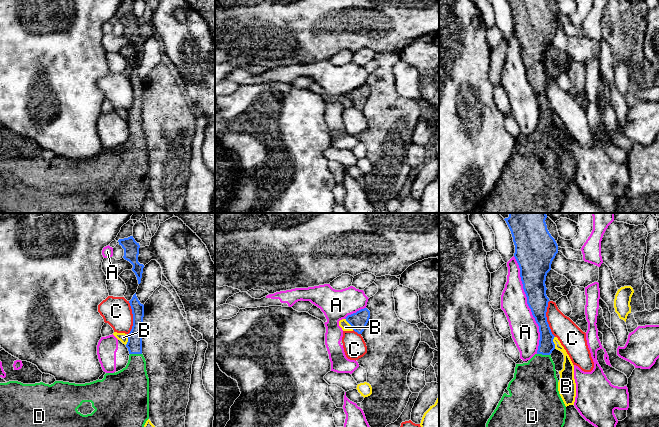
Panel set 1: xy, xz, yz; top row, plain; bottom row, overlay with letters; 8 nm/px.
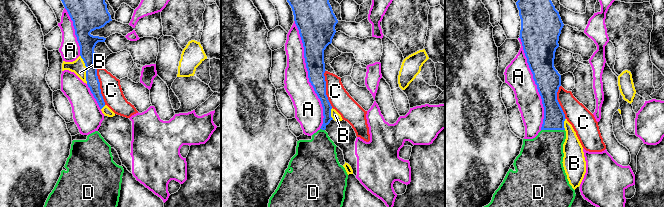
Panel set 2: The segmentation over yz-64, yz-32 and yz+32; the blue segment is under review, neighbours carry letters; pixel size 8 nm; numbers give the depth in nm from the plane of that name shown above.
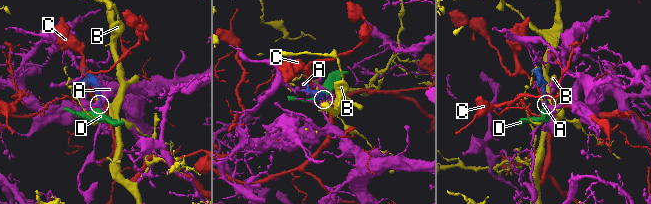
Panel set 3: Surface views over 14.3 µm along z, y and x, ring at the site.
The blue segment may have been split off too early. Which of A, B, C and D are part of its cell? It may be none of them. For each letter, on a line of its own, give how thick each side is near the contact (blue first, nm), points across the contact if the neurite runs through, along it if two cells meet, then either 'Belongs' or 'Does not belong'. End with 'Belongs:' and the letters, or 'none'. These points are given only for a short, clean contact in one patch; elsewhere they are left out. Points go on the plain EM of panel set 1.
A: Thickness 200 nm (blue) against 220 nm. Does not belong
B: Thickness 130 nm (blue) against 100 nm. Does not belong
C: Thickness 180 nm (blue) against 190 nm. Does not belong
D: Thickness 130 nm (blue) against 360 nm. Belongs
Belongs: D

